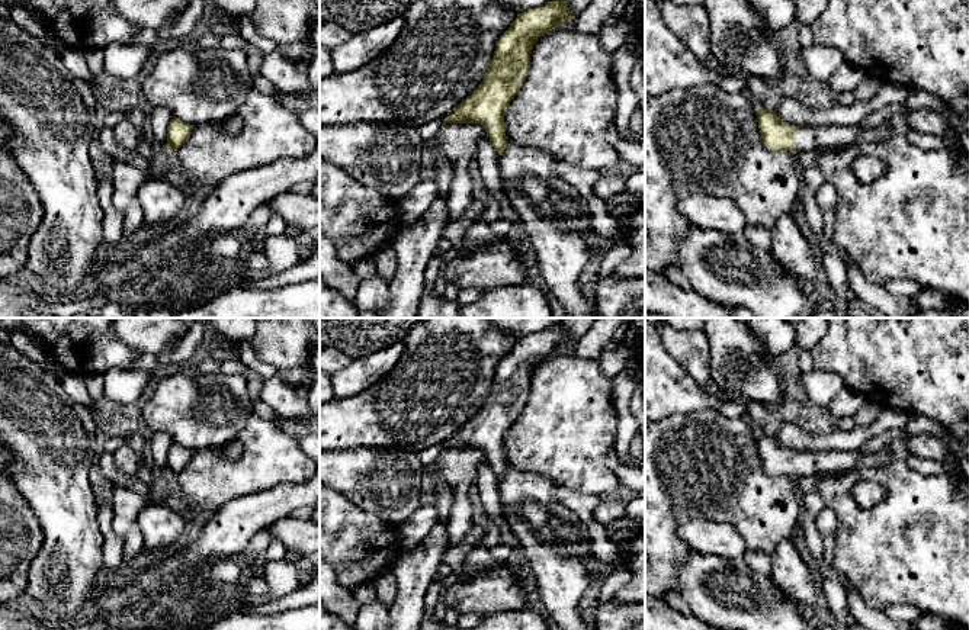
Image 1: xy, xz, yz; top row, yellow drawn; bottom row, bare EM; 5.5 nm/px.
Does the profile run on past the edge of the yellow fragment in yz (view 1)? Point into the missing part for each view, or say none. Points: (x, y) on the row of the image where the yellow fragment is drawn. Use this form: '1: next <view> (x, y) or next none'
1: next yz (818, 137)

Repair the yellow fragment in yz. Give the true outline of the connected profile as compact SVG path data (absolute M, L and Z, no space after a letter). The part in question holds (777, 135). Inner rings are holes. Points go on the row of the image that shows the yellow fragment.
M757 107L758 129L764 145L771 151L828 151L838 147L851 147L863 128L812 125L795 126L783 122L774 110Z

